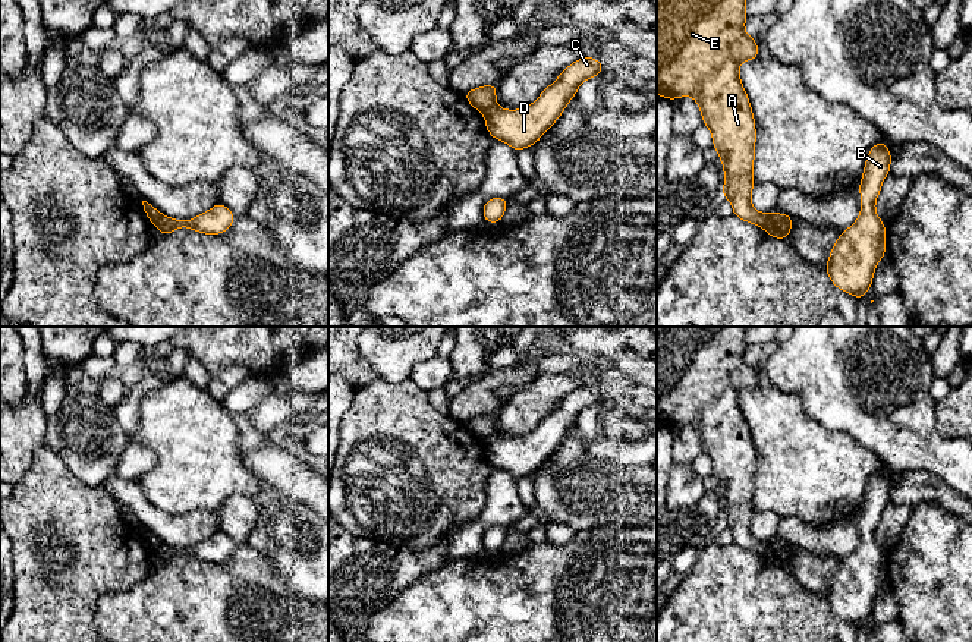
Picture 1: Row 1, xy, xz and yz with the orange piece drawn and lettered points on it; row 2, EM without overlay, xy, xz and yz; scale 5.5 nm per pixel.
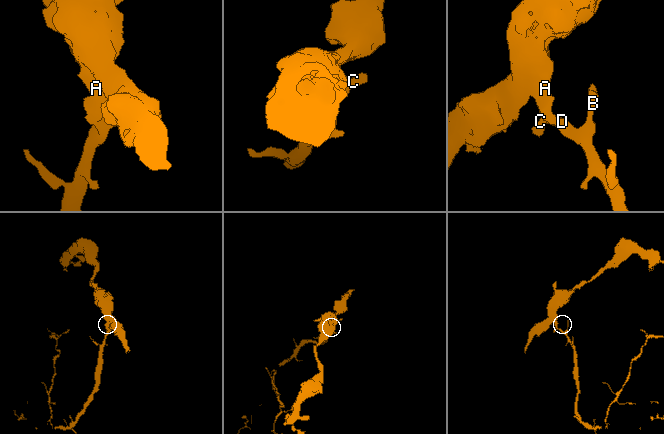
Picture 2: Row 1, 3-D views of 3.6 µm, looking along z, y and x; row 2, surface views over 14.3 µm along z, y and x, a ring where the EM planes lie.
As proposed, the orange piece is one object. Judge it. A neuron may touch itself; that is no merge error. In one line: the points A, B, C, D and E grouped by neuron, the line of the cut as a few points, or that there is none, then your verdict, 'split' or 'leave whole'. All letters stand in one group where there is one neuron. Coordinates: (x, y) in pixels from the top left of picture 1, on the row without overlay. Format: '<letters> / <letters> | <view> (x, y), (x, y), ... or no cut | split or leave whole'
A E / B C D | yz (770, 543), (764, 556) | split

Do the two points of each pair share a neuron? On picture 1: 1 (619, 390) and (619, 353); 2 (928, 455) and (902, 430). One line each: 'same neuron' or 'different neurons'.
1: different neurons
2: same neuron

